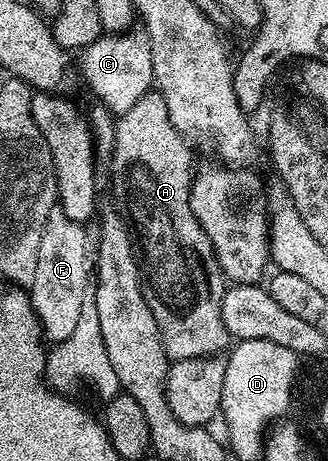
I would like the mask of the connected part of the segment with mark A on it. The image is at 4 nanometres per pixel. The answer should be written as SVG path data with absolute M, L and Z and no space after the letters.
M156 90L146 92L132 110L117 117L114 128L116 142L108 171L114 179L115 194L126 203L124 212L136 241L144 298L152 309L152 318L156 318L156 326L160 326L166 355L175 361L225 353L232 340L221 317L221 300L227 285L212 242L190 205L190 188L194 185L196 171L191 145L178 133L176 126L172 126L172 118L168 118L168 102Z

